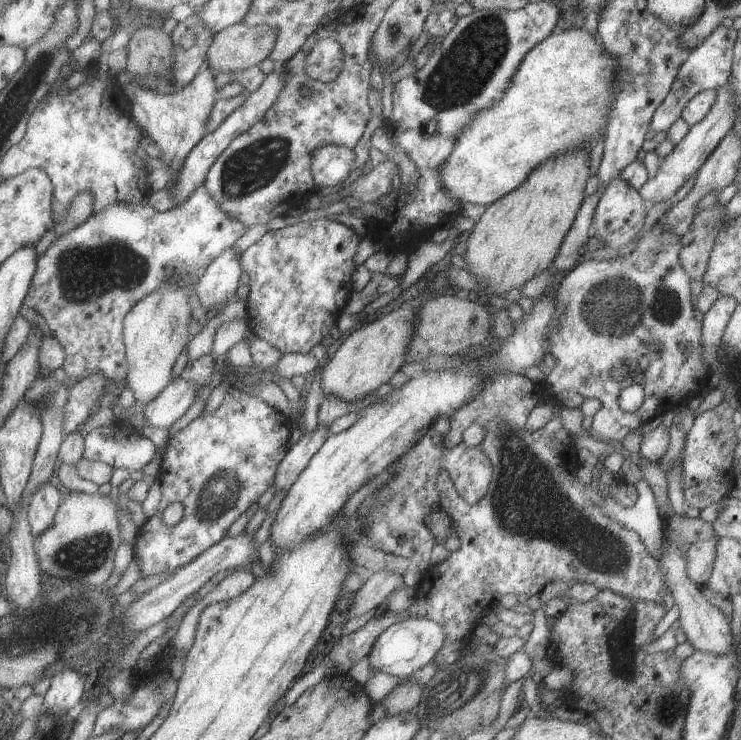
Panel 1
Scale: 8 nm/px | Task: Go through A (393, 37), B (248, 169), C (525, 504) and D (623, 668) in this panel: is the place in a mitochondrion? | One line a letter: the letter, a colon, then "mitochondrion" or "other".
A: mitochondrion
B: mitochondrion
C: mitochondrion
D: mitochondrion

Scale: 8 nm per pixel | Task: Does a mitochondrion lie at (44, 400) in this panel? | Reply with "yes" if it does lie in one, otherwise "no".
yes

